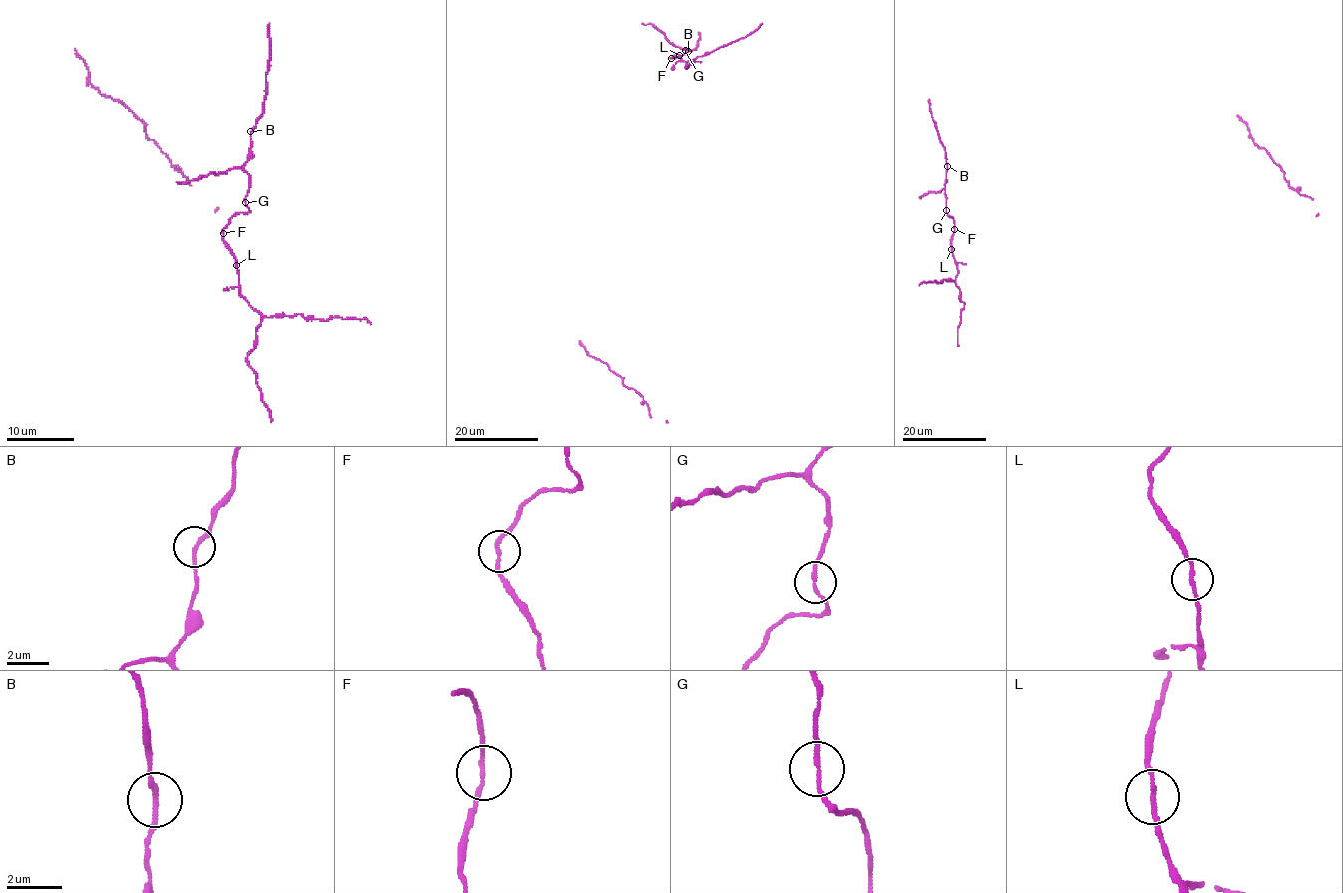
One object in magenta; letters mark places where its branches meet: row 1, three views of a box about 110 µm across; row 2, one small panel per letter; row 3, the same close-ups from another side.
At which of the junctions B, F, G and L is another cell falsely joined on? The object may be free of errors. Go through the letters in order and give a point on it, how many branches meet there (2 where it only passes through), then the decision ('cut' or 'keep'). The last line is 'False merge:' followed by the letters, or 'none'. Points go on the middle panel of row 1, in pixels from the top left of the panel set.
B: place (688, 51); branches 2; keep
F: place (671, 58); branches 2; keep
G: place (685, 50); branches 2; keep
L: place (679, 55); branches 2; keep
False merge: none

